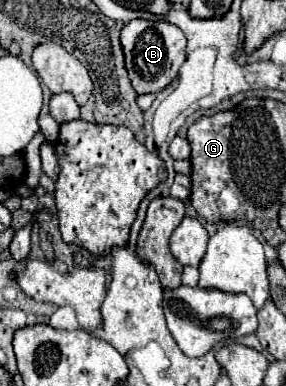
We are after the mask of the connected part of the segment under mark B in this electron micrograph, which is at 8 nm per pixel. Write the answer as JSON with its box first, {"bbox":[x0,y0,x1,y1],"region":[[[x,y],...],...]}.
{"bbox":[121,19,185,93],"region":[[[133,19],[121,29],[121,45],[125,53],[125,65],[133,89],[143,93],[159,93],[165,89],[179,73],[185,61],[185,35],[179,27],[173,27],[169,21],[147,21]]]}

